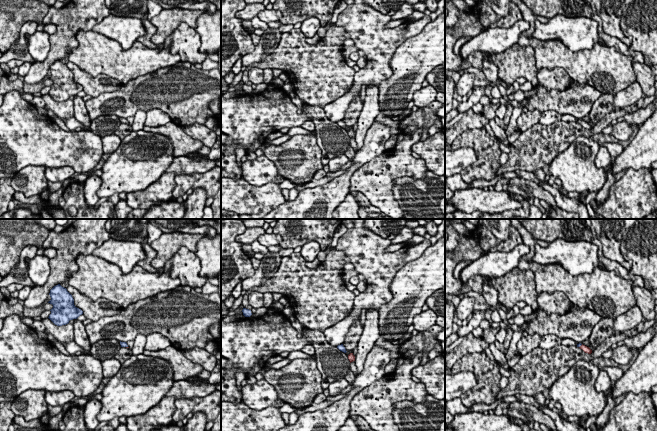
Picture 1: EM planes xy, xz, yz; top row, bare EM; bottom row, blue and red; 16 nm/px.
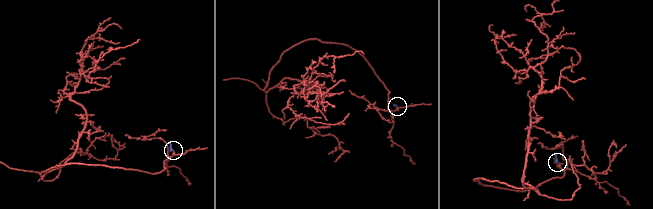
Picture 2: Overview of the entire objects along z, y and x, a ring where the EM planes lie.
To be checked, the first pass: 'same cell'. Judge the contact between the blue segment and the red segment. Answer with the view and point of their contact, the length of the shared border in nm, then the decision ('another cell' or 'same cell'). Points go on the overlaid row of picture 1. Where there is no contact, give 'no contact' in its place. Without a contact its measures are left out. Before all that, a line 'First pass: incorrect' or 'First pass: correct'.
First pass: correct
meets blue in yz at (580, 345); contact 80 nm long; same cell

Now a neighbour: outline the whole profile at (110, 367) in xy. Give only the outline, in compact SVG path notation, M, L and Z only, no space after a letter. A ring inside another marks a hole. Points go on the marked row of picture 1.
M107 359L102 362L102 369L103 369L103 377L105 378L112 378L114 377L121 367L121 363L115 359Z

